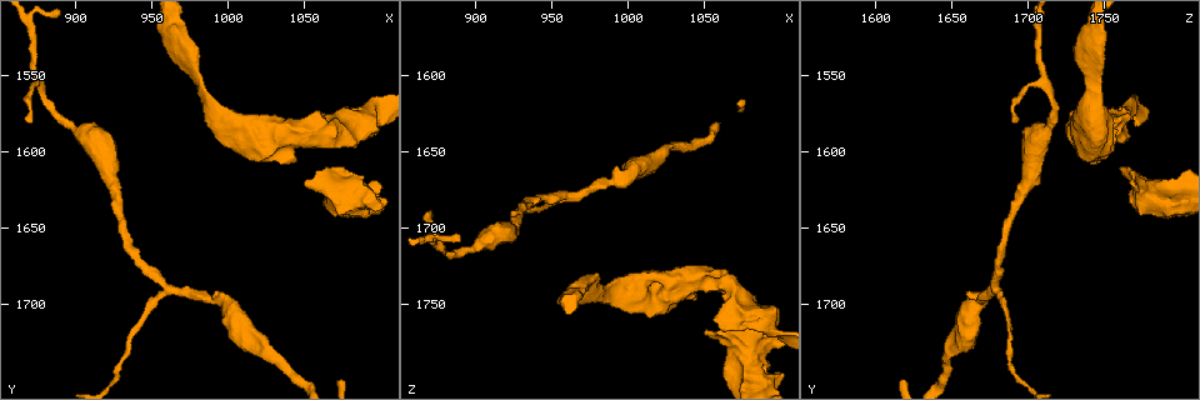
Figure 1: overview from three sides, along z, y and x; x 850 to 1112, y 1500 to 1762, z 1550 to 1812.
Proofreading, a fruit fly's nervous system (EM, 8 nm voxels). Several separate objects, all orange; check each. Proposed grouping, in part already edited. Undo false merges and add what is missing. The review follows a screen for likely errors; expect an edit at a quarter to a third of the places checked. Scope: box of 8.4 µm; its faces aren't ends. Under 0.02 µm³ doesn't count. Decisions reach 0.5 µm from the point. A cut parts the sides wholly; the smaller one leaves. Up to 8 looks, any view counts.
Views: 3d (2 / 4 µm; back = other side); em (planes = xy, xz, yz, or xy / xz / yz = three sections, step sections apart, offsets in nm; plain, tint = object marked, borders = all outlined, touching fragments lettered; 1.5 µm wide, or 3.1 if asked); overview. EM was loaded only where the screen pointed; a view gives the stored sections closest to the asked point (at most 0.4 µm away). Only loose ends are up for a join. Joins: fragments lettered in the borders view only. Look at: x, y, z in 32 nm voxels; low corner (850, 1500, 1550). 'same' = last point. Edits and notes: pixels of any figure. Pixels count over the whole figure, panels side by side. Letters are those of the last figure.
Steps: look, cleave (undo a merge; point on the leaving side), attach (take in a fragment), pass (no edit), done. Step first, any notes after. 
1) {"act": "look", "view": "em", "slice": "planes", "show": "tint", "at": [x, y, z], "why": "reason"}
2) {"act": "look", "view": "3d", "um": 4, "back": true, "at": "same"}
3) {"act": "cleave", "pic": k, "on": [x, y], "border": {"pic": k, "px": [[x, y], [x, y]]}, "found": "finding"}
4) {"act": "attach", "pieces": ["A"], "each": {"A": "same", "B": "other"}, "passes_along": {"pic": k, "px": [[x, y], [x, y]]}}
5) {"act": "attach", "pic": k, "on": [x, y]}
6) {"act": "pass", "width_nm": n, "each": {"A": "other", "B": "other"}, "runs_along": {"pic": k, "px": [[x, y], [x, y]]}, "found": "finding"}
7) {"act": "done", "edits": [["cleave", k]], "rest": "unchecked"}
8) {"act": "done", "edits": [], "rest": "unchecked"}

{"act": "look", "view": "em", "slice": "xz", "step": 4, "show": "tint", "at": [870, 1580, 1692], "why": "thin end"}

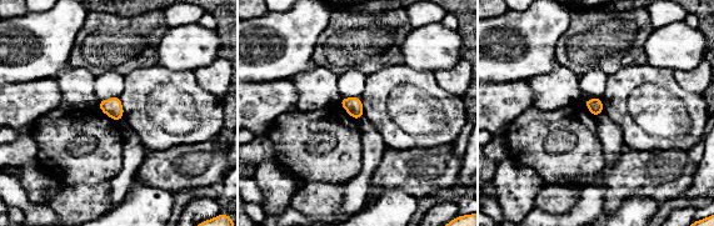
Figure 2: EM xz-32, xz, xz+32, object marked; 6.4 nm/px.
{"act": "look", "view": "em", "slice": "xz", "step": 4, "show": "borders", "at": "same", "why": "what lies round it"}

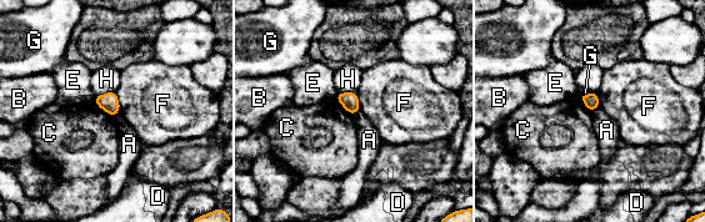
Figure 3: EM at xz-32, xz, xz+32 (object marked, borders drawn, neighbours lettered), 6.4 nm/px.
{"act": "pass", "width_nm": 100, "each": {"A": "other", "B": "other", "C": "other", "D": "other", "E": "other", "F": "other", "G": "other", "H": "other"}, "border": {"pic": 3, "px": [[599, 105], [593, 112]]}, "found": "no lettered fragment goes on from it"}

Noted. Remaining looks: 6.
{"act": "look", "view": "3d", "um": 4, "at": [956, 1524, 1750], "why": "closes a loop"}

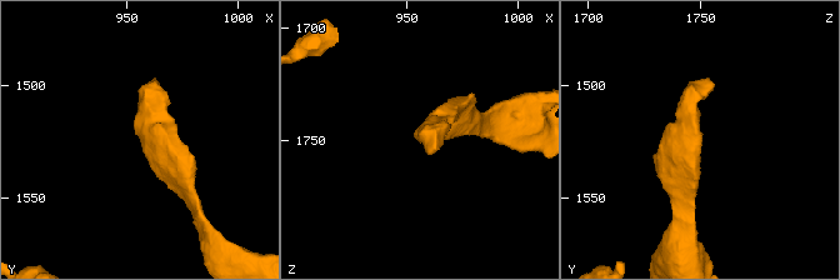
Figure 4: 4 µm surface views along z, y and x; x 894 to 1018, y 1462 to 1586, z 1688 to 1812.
{"act": "look", "view": "em", "slice": "planes", "show": "borders", "at": [956, 1523, 1748], "why": "need the tissue"}

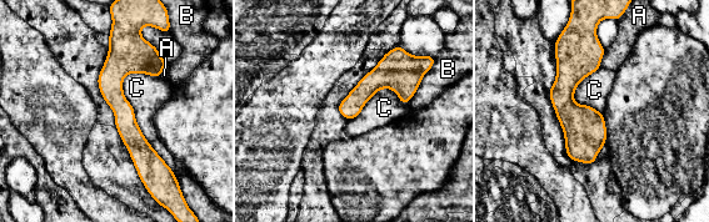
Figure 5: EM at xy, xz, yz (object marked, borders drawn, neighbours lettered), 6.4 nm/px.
{"act": "pass", "each": {"A": "other", "B": "other", "C": "other"}, "runs_along": {"pic": 5, "px": [[120, 35], [115, 99], [145, 177]]}, "found": "continuous, no second neuron"}

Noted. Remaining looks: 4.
{"act": "look", "view": "em", "slice": "xz", "step": 8, "show": "borders", "at": [1058, 1574, 1726], "why": "stops while still wide"}

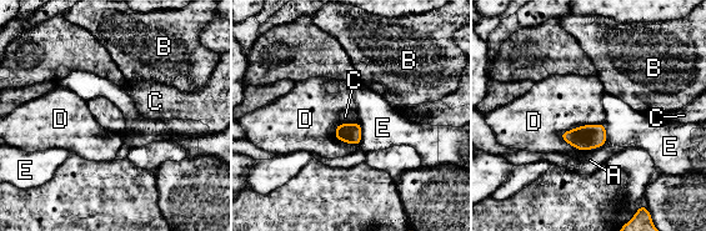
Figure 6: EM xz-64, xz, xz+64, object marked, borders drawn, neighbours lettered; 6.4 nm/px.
{"act": "look", "view": "em", "slice": "yz", "step": 4, "show": "borders", "at": "same", "why": "another direction"}

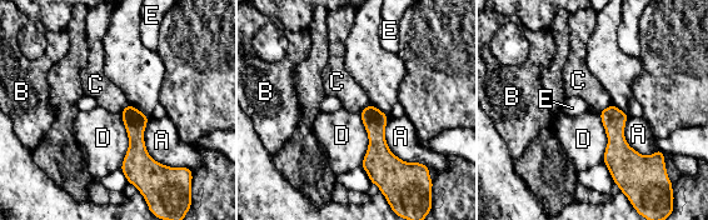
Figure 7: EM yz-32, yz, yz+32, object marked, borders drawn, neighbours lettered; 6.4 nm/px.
{"act": "pass", "each": {"A": "other", "B": "other", "C": "other", "D": "other", "E": "other"}, "border": {"pic": 7, "px": [[369, 103], [358, 114]]}, "found": "no lettered fragment goes on from it"}

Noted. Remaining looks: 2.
{"act": "done", "edits": [], "rest": "unchecked"}

